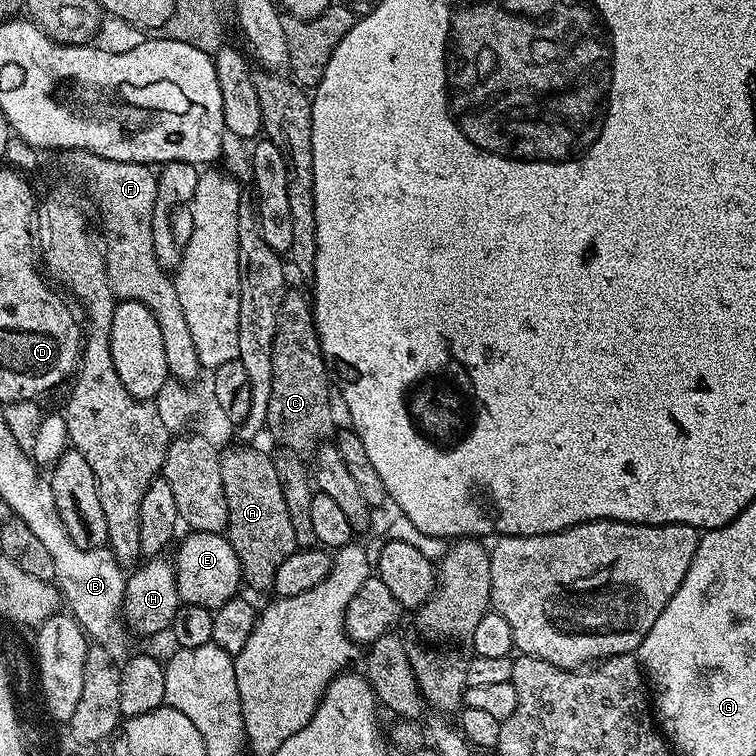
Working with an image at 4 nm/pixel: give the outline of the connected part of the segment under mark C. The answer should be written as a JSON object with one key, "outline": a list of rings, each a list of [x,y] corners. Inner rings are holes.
{"outline":[[[289,287],[278,310],[278,326],[274,334],[274,382],[270,382],[270,406],[268,407],[267,431],[277,440],[281,449],[299,454],[311,453],[318,442],[329,439],[332,432],[332,400],[328,397],[330,369],[320,354],[320,339],[316,325],[312,323],[312,306],[307,295]]]}

